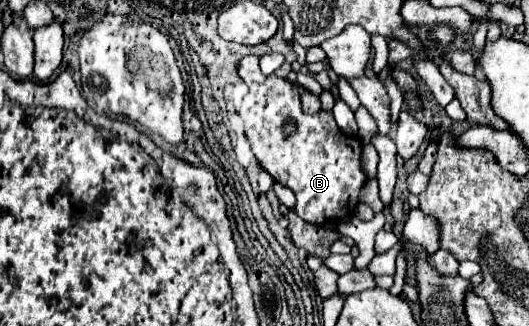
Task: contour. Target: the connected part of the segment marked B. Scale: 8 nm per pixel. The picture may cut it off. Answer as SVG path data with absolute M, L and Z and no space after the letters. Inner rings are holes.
M247 55L239 63L239 77L249 85L249 93L239 107L239 115L245 121L245 135L257 161L273 175L275 181L289 187L297 195L297 215L313 225L325 221L343 221L351 217L359 203L359 193L367 181L361 169L361 141L345 135L331 111L319 111L307 115L301 109L297 89L277 75L265 77L259 67L257 55ZM287 119L297 121L297 133L287 137L281 125Z

